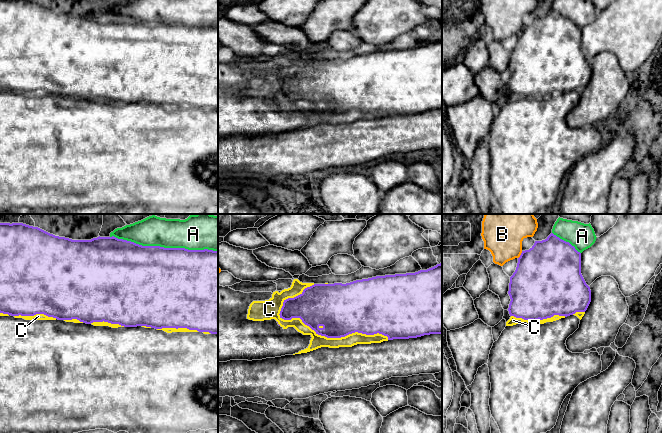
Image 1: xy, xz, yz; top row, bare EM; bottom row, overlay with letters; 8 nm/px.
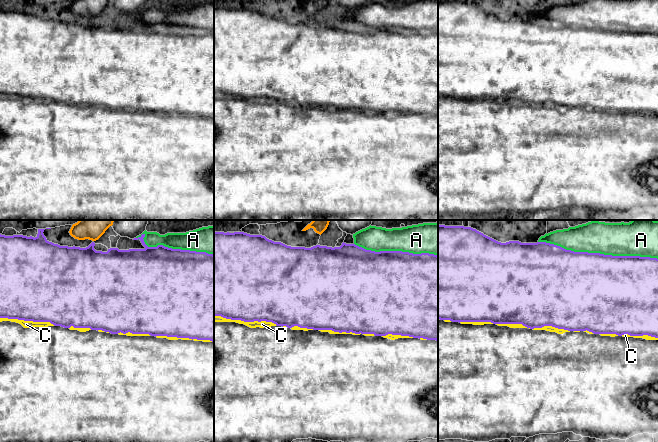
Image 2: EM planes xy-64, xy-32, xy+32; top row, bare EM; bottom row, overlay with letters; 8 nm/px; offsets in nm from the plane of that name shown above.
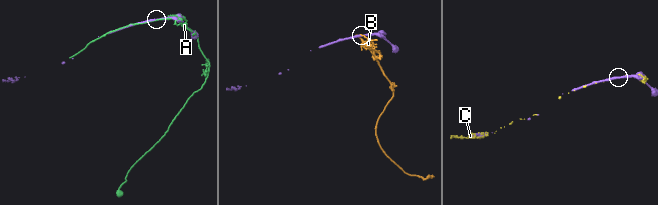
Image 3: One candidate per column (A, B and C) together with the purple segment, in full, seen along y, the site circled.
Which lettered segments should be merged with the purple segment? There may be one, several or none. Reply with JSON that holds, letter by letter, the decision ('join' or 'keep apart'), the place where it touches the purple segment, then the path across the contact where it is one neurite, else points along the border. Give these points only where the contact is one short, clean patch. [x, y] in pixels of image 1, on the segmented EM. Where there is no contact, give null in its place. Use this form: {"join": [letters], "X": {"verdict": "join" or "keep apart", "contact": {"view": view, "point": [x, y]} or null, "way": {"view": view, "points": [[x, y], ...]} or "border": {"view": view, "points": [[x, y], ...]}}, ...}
{"join": [], "A": {"verdict": "keep apart", "contact": {"view": "xy", "point": [163, 247]}}, "B": {"verdict": "keep apart", "contact": {"view": "yz", "point": [520, 255]}}, "C": {"verdict": "keep apart", "contact": {"view": "xz", "point": [334, 337]}}}

